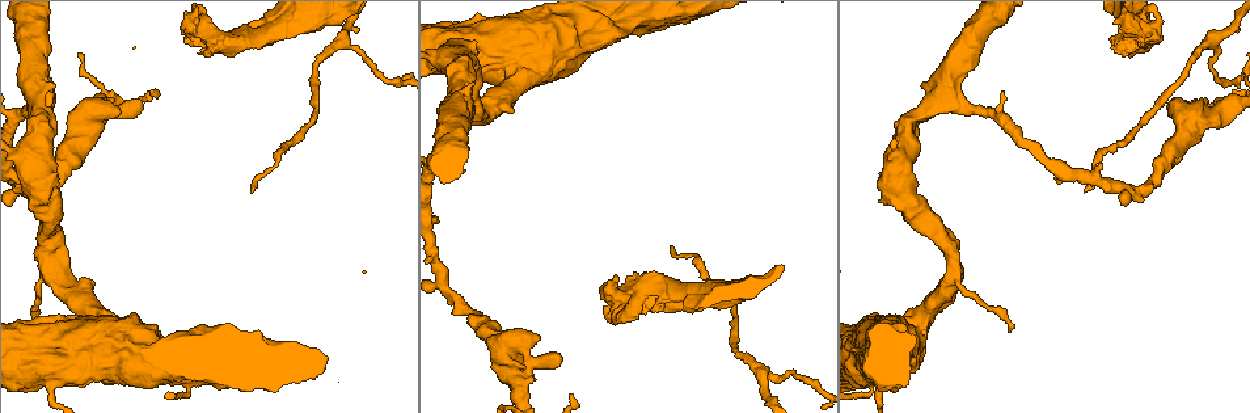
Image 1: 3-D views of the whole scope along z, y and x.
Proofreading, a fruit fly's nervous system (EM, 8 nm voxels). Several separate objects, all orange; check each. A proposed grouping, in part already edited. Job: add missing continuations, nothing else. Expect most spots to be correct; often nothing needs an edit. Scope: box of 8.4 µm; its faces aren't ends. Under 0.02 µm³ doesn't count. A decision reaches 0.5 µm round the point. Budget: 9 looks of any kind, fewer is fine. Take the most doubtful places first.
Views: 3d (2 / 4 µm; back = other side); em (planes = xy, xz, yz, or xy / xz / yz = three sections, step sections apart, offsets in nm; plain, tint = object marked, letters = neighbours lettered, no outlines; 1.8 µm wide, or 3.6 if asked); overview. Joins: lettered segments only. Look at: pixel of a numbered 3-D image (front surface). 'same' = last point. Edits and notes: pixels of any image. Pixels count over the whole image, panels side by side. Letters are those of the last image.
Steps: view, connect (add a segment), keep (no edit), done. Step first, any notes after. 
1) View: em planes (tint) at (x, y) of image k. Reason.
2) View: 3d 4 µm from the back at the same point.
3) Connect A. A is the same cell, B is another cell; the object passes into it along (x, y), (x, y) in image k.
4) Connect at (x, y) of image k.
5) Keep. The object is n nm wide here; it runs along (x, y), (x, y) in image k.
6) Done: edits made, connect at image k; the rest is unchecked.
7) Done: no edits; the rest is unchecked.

View: em planes (plain) at (88, 122) of image 1.

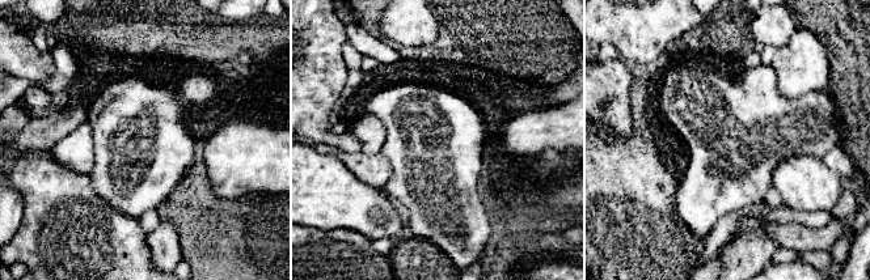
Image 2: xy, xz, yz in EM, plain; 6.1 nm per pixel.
View: em planes (tint) at the same point. With the object marked.

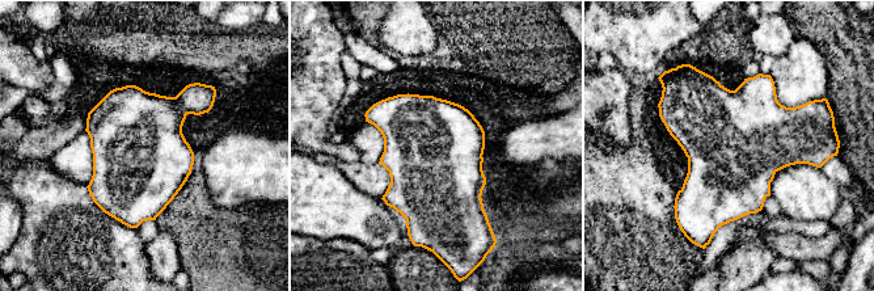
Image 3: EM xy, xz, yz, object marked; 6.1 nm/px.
View: em planes (letters) at the same point. See the neighbours.

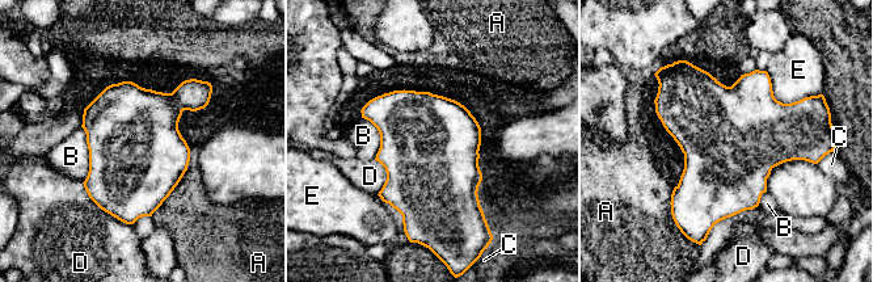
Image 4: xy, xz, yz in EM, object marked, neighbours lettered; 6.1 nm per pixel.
Keep. The object is 600 nm wide here; A, B, C, D and E are other cells; a border runs along (188, 169), (171, 194), (151, 215) in image 4; no lettered segment goes on from it.

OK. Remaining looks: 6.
View: em planes (letters) at (671, 246) of image 1. Branch stops here.

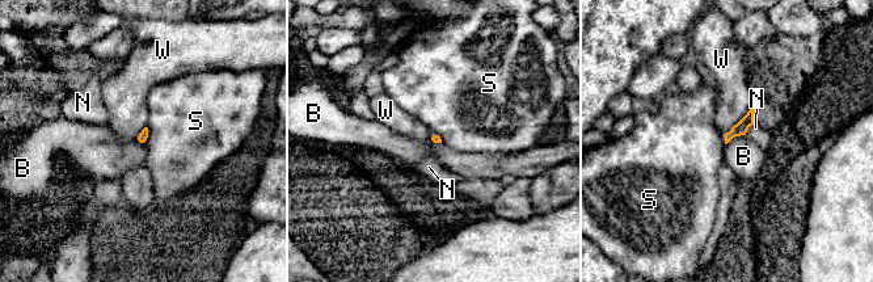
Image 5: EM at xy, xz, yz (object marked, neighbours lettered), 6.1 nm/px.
Keep. B, N, S and W are other cells; none of them fits.

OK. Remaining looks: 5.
View: 3d 2 µm at (1009, 330) of image 1. Free end.

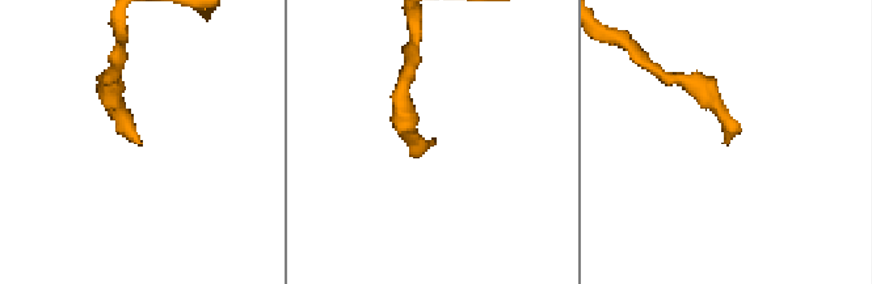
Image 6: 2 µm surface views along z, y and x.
View: em yz step 8 (tint) at (138, 144) of image 6.

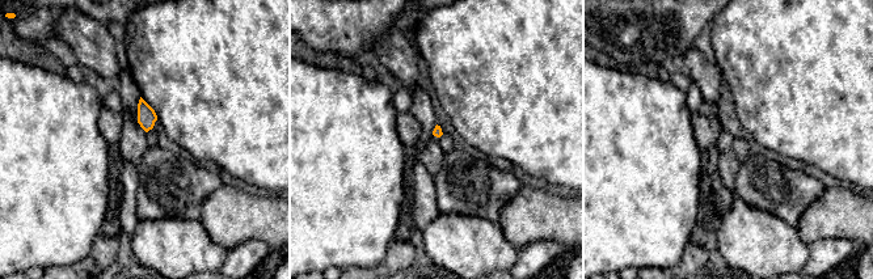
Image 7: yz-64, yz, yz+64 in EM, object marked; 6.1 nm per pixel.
View: em planes (letters) at the same point. Another direction.

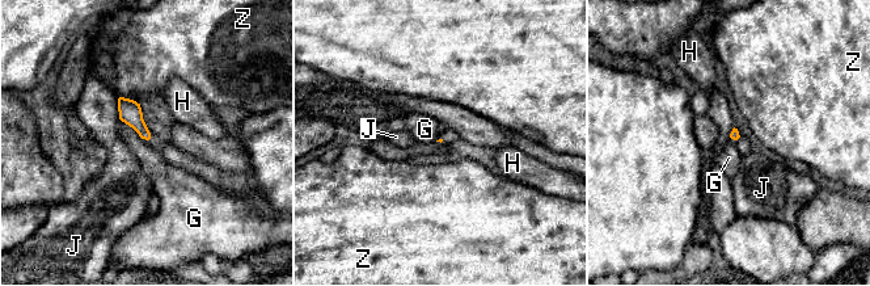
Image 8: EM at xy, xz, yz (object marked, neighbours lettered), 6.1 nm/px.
Keep. G, H, J and Z are other cells; none of them fits.

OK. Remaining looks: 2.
View: em 3.6 µm planes (tint) at (52, 391) of image 1. Thick turns thin.

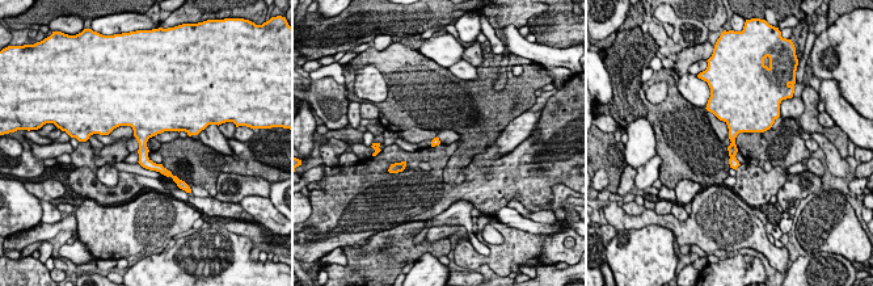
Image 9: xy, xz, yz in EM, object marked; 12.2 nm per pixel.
View: em 3.6 µm planes (letters) at the same point. What lies round it.

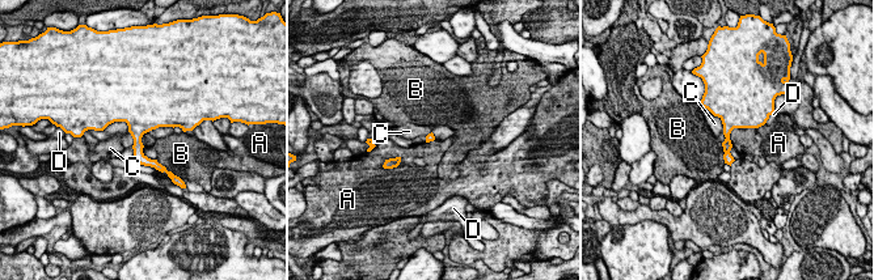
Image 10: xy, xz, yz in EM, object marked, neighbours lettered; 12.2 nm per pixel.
Keep. The object is 100 nm wide here; A, B, C and D are other cells; a border runs along (764, 123), (735, 127), (731, 147) in image 10; none of them fits.

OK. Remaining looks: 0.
Done: no edits; the rest is unchecked.

